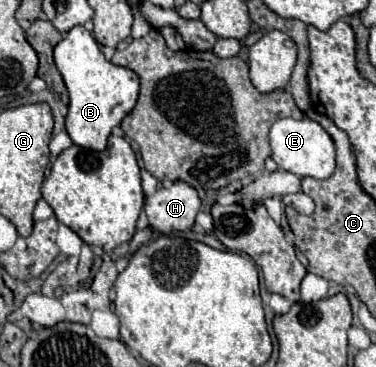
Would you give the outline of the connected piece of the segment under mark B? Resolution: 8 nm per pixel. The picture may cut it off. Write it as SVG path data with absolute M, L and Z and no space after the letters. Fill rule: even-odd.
M74 26L54 46L54 62L68 88L70 104L66 116L66 132L76 146L88 150L106 148L108 136L114 126L134 108L138 98L138 76L122 66L108 62L96 44L94 36L84 26Z

